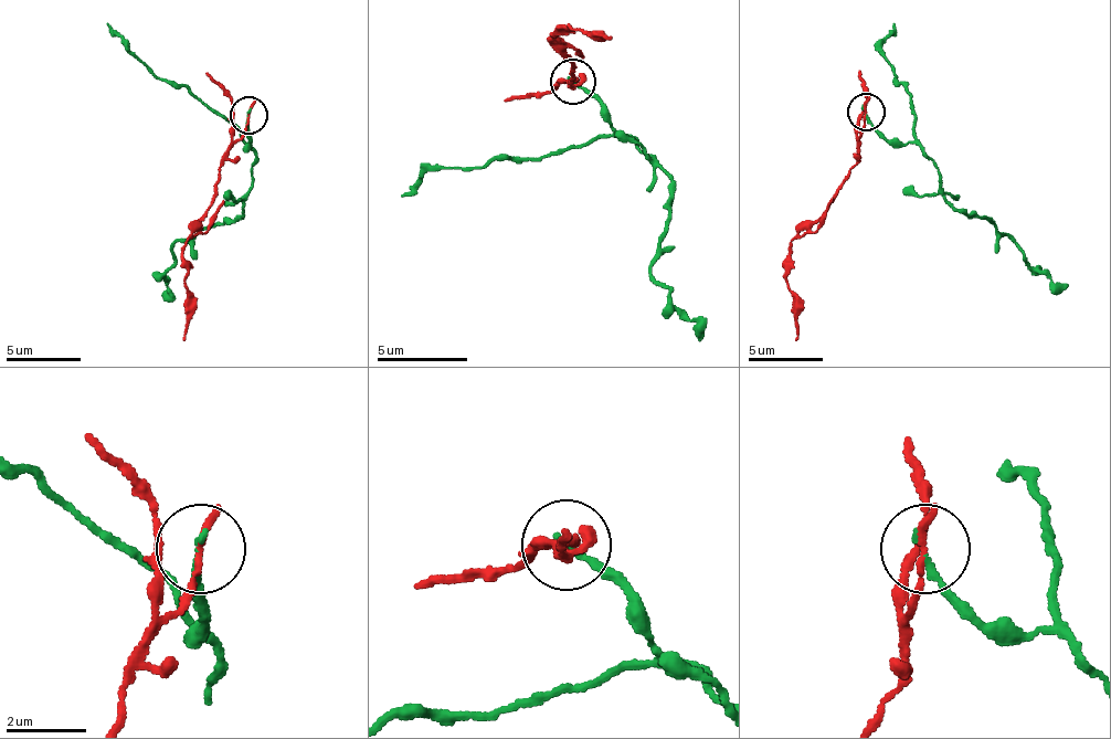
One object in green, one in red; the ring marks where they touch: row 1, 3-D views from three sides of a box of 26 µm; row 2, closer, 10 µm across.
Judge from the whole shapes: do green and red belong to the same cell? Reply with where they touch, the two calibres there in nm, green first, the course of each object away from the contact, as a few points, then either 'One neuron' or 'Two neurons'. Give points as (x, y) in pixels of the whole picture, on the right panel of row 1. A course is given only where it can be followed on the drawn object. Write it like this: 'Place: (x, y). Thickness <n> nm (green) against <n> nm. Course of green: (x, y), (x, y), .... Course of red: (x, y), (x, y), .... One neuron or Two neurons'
Place: (866, 112). Thickness 170 nm (green) against 200 nm. Course of green: (865, 111), (891, 140), (923, 148), (954, 208), (993, 217), (1030, 266), (1056, 284), (1069, 285). Course of red: (865, 111), (858, 164), (790, 251), (786, 287), (799, 340). Two neurons

